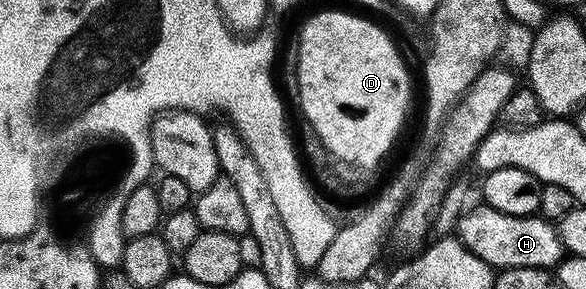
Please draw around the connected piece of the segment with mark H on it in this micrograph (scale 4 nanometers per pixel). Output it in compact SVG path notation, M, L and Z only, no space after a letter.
M477 203L474 209L469 209L462 217L460 214L456 218L455 235L465 244L467 251L471 251L471 255L479 255L483 263L492 265L497 271L515 267L549 271L560 265L566 256L554 222L546 221L540 215L503 215L503 211L495 211L495 207L484 203Z

